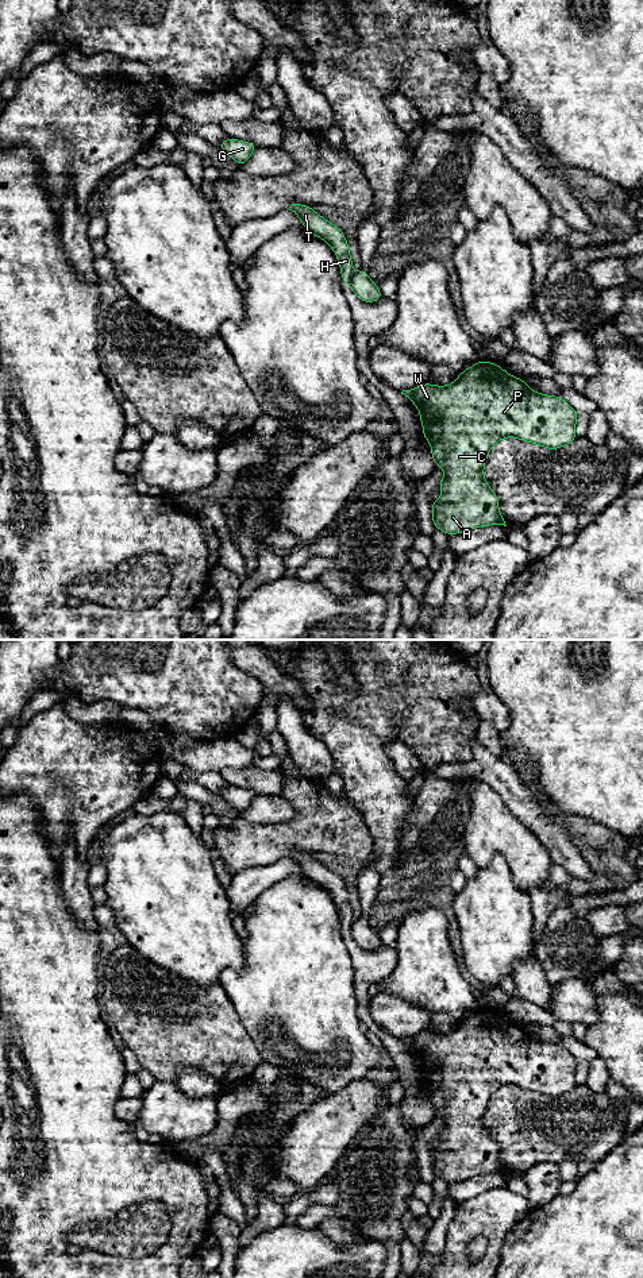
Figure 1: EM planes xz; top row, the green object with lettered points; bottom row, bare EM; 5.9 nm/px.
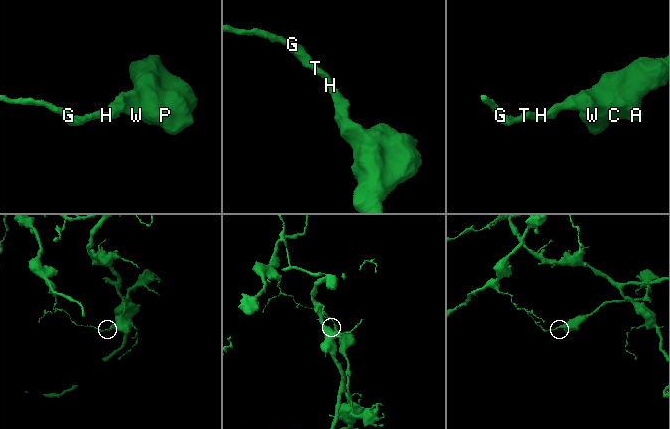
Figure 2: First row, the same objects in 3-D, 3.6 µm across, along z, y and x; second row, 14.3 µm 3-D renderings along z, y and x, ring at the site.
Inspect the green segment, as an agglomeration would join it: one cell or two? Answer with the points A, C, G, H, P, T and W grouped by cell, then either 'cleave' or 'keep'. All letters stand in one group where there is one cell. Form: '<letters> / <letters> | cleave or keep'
A C P W / G H T | cleave

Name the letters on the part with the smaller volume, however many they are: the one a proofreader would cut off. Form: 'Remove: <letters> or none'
Remove: A, C, P, W

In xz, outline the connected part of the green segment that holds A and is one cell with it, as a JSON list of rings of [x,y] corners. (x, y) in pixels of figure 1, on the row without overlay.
[[[478,1008],[459,1020],[448,1034],[420,1032],[403,1038],[420,1059],[423,1084],[431,1092],[435,1113],[444,1117],[438,1134],[442,1143],[431,1150],[432,1170],[446,1182],[457,1182],[480,1174],[505,1173],[498,1147],[485,1130],[484,1115],[492,1094],[505,1085],[517,1085],[547,1097],[559,1097],[575,1086],[578,1061],[561,1045],[539,1042],[524,1027],[505,1020],[500,1012]]]

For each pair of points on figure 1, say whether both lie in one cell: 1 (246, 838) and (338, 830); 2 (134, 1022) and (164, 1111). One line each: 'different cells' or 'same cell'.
1: same cell
2: different cells

